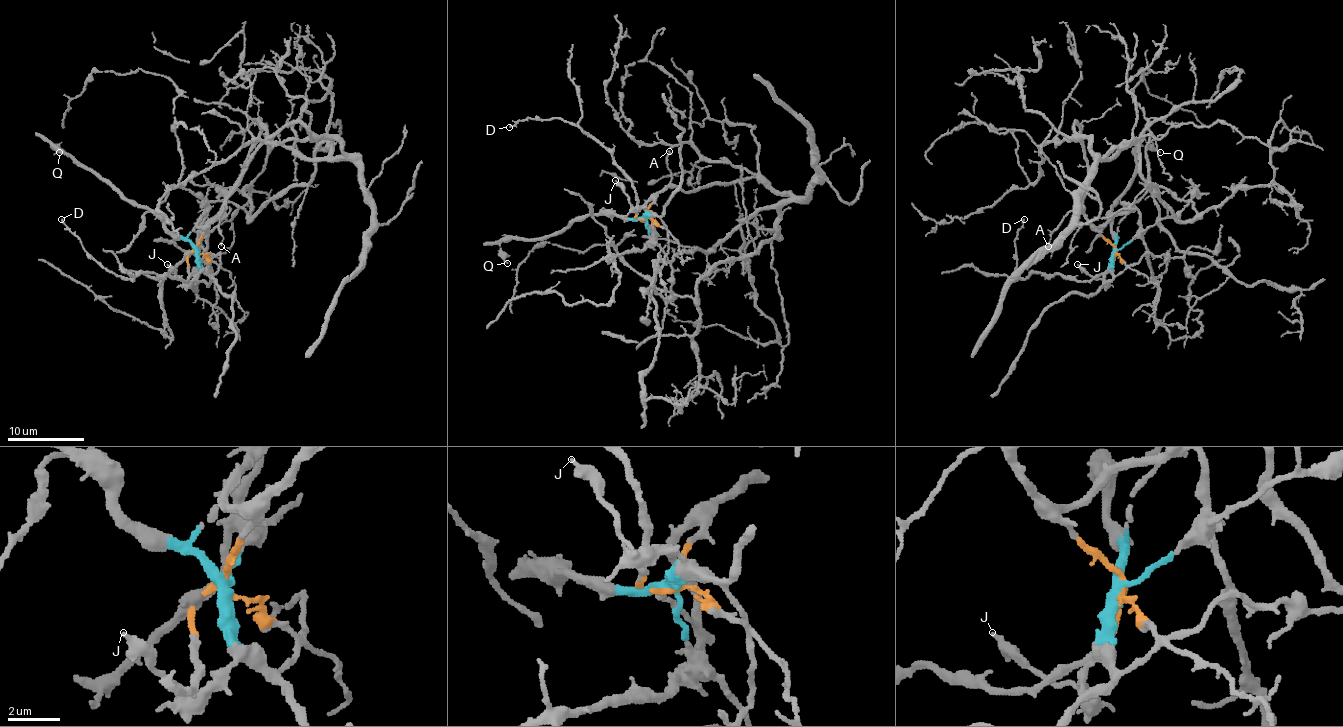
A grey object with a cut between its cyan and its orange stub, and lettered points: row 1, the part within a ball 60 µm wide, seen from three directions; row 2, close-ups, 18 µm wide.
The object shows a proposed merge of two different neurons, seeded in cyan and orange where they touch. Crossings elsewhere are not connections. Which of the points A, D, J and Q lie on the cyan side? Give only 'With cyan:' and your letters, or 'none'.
With cyan: J, Q

